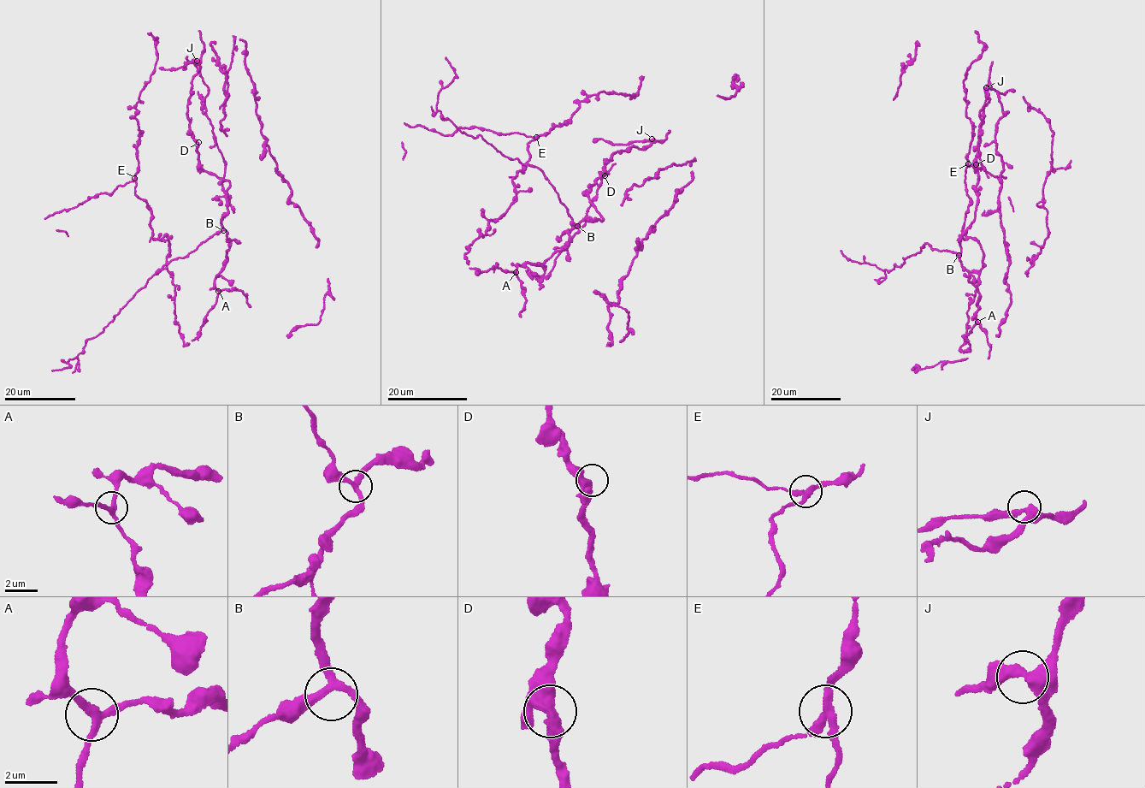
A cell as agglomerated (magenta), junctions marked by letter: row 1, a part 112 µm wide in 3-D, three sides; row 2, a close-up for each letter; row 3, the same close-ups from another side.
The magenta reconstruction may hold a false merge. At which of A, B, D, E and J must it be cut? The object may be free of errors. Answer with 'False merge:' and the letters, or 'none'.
False merge: E

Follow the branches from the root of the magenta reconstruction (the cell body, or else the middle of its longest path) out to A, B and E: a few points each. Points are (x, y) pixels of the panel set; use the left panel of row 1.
A: (227, 195), (227, 212), (221, 227), (227, 231), (229, 246), (224, 267), (215, 278), (218, 291)
B: (227, 195), (227, 212), (221, 220), (223, 230)
E: (227, 195), (218, 296), (185, 345), (168, 240), (152, 239), (135, 178)

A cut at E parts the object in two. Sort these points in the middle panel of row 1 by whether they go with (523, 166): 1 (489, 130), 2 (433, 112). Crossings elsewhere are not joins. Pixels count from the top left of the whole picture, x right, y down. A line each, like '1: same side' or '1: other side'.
1: other side
2: same side

